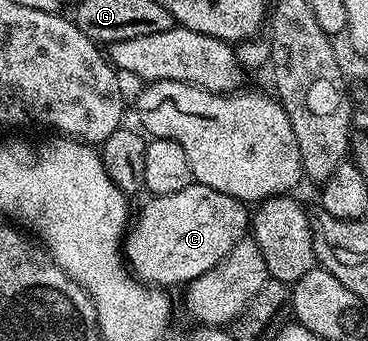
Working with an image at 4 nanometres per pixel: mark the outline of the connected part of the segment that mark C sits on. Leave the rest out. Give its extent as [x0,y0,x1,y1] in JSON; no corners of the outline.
[122,181,250,288]

